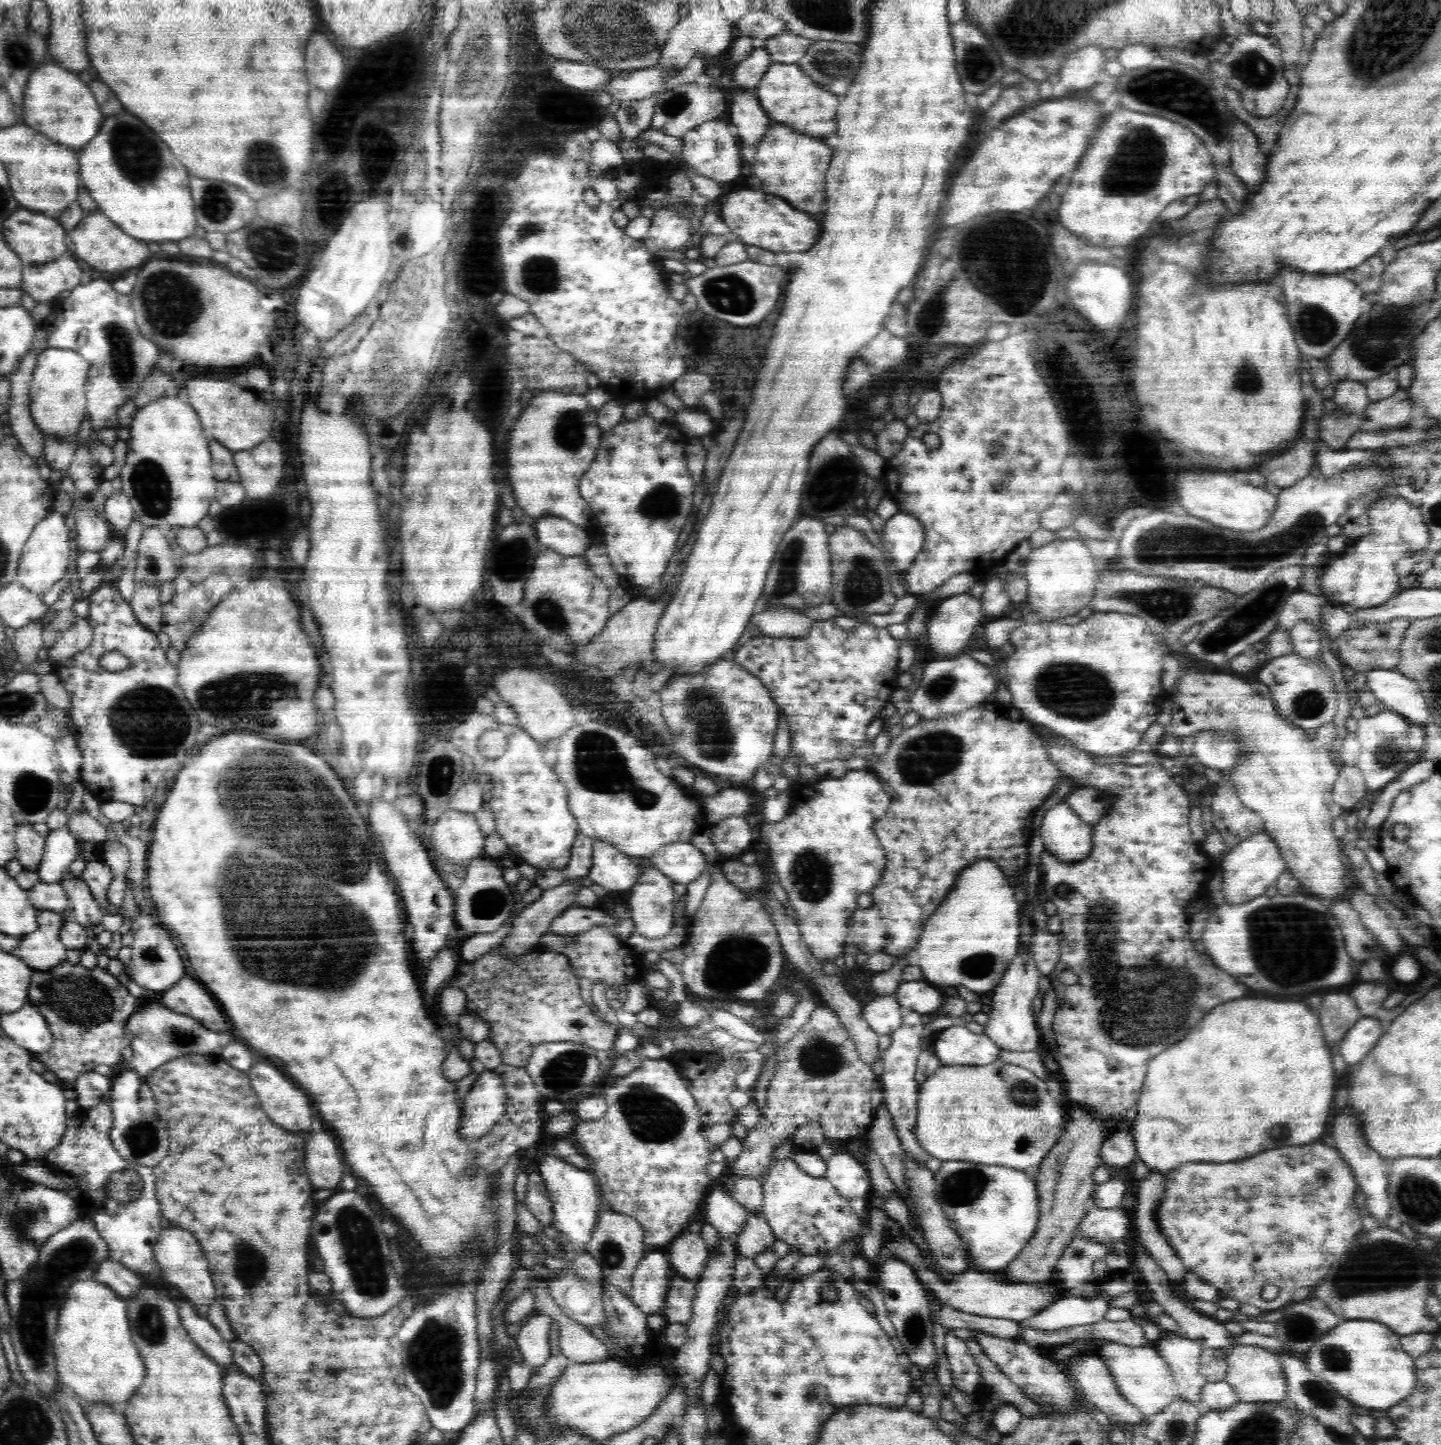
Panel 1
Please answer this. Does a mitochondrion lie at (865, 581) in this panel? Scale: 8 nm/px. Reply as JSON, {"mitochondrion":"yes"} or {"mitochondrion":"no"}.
{"mitochondrion":"yes"}

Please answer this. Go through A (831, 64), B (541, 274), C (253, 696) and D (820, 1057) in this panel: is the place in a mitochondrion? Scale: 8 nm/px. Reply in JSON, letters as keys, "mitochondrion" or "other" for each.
{"A":"mitochondrion","B":"mitochondrion","C":"mitochondrion","D":"mitochondrion"}

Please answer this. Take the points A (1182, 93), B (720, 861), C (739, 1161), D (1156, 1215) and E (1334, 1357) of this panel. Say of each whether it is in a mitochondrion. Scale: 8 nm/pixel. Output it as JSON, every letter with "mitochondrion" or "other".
{"A":"mitochondrion","B":"other","C":"other","D":"other","E":"mitochondrion"}

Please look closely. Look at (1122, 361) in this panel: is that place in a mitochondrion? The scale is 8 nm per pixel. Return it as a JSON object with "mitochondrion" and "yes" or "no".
{"mitochondrion":"no"}

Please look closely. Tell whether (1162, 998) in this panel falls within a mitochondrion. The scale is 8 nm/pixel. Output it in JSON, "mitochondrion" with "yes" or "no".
{"mitochondrion":"yes"}

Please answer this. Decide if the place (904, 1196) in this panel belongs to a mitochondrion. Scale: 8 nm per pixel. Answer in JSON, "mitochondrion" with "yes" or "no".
{"mitochondrion":"no"}

